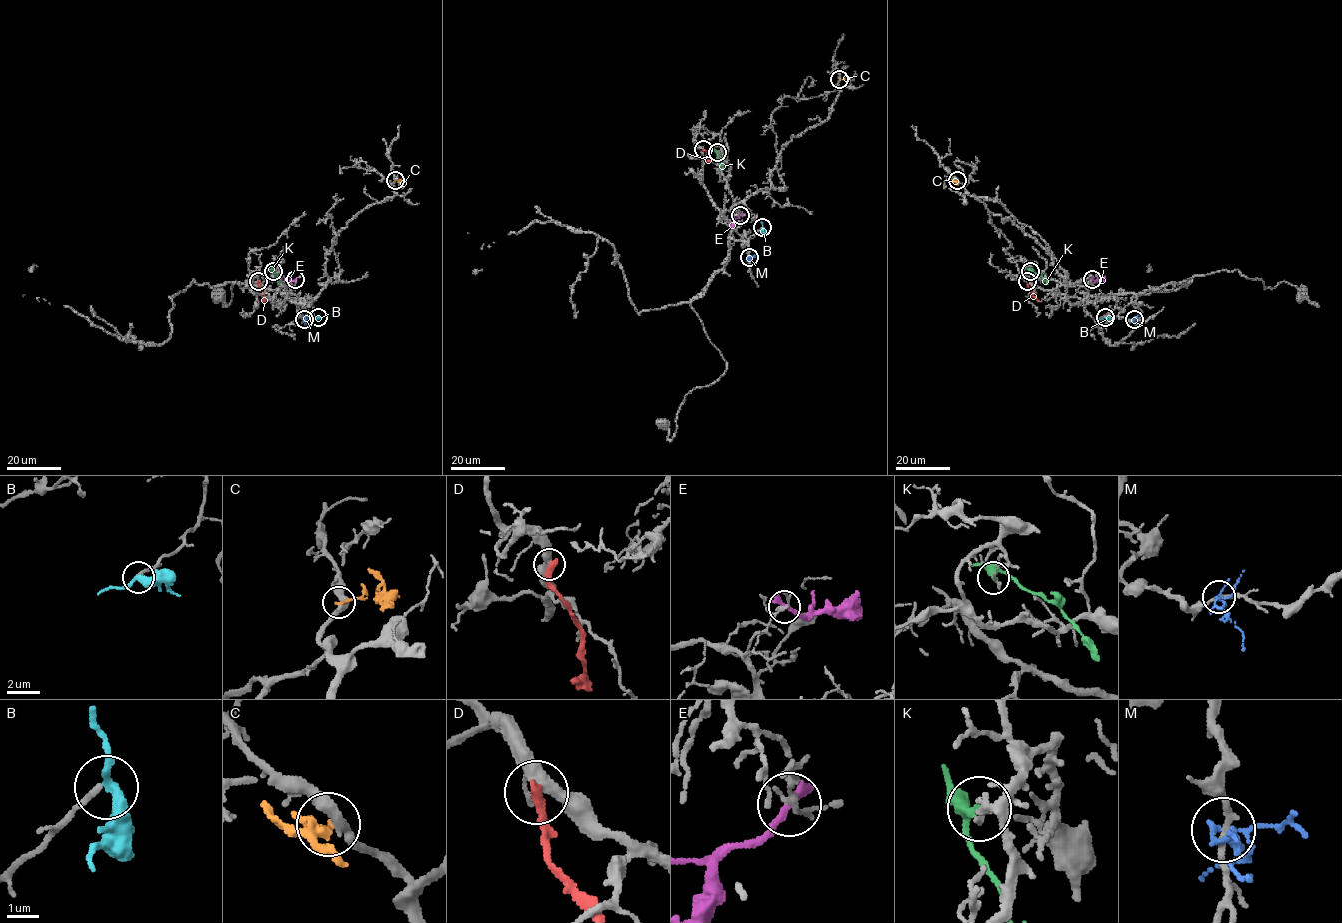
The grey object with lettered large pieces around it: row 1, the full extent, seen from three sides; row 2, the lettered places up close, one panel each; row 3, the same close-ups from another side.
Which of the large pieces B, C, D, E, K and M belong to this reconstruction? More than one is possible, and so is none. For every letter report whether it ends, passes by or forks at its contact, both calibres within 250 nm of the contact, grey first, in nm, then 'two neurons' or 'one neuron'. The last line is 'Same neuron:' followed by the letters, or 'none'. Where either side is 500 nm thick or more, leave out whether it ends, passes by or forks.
B: it passes by | 180/360 nm | one neuron
C: it ends | 400/160 nm | two neurons
D: it ends | 400/400 nm | two neurons
E: it ends | 160/320 nm | two neurons
K: it passes by | 200/280 nm | two neurons
M: it forks | 200/140 nm | two neurons
Same neuron: B

